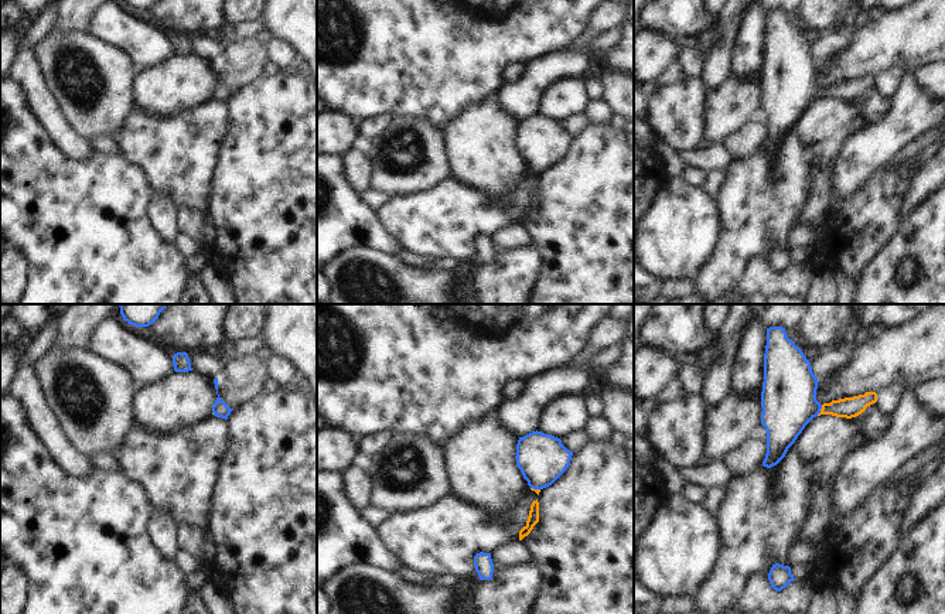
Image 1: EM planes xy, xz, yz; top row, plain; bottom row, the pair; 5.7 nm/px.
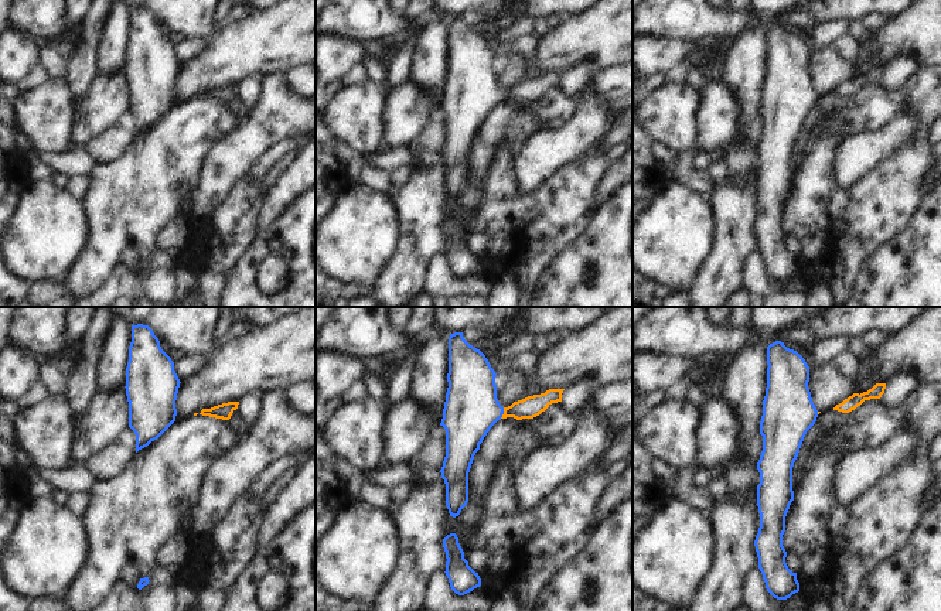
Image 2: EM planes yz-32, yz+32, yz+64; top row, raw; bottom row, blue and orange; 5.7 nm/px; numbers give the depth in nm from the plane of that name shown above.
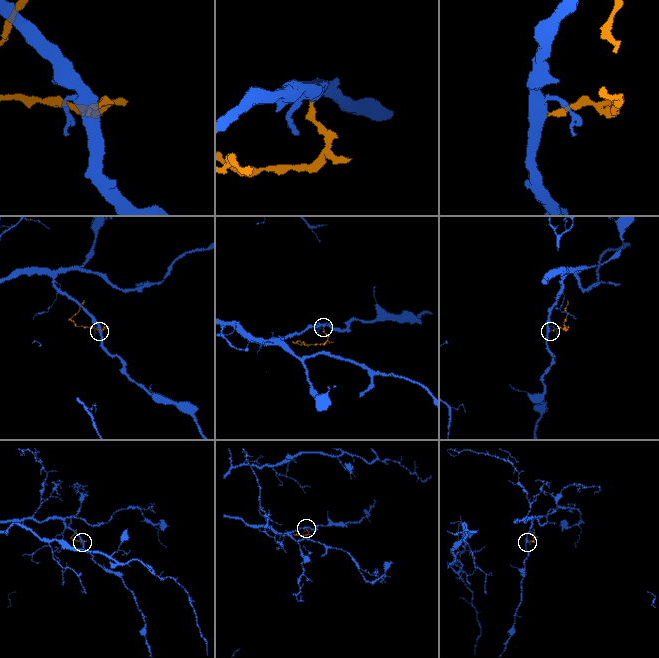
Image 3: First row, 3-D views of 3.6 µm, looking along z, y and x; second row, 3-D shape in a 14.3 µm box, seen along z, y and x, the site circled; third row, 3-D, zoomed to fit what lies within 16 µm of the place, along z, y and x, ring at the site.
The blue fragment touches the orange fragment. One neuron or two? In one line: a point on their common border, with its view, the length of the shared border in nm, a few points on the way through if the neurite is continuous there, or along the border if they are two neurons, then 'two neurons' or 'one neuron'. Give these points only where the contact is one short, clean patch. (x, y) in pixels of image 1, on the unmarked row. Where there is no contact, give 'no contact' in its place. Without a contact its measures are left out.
meets blue in yz at (819, 94); contact 70 nm long; runs through yz (788, 82), (794, 88), (819, 94), (848, 91); one neuron

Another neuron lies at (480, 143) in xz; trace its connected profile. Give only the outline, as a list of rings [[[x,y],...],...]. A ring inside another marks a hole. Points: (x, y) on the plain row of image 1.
[[[495,98],[464,109],[441,132],[451,177],[478,190],[494,207],[514,207],[528,164],[516,149],[518,120]]]

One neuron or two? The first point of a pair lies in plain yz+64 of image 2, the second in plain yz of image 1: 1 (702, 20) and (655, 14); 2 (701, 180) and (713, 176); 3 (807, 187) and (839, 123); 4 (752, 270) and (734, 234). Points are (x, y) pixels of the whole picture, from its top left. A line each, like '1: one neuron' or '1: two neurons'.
1: one neuron
2: two neurons
3: two neurons
4: two neurons

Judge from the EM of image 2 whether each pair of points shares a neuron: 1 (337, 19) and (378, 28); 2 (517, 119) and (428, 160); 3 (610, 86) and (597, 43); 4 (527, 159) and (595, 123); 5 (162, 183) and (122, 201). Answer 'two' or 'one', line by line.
1: one
2: two
3: two
4: one
5: one

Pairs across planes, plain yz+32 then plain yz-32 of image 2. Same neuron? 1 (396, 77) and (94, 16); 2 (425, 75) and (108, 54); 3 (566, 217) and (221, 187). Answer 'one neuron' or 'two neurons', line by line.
1: one neuron
2: one neuron
3: two neurons

